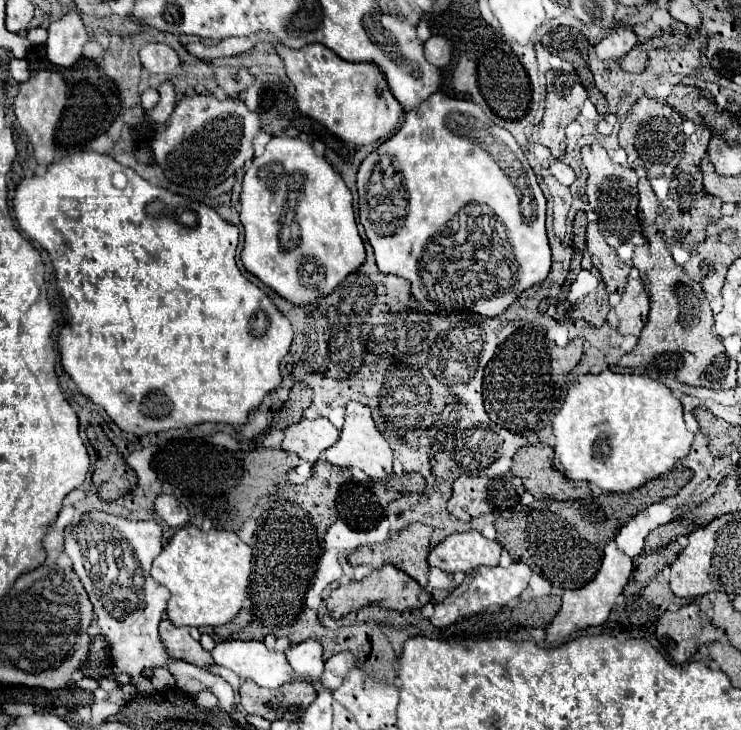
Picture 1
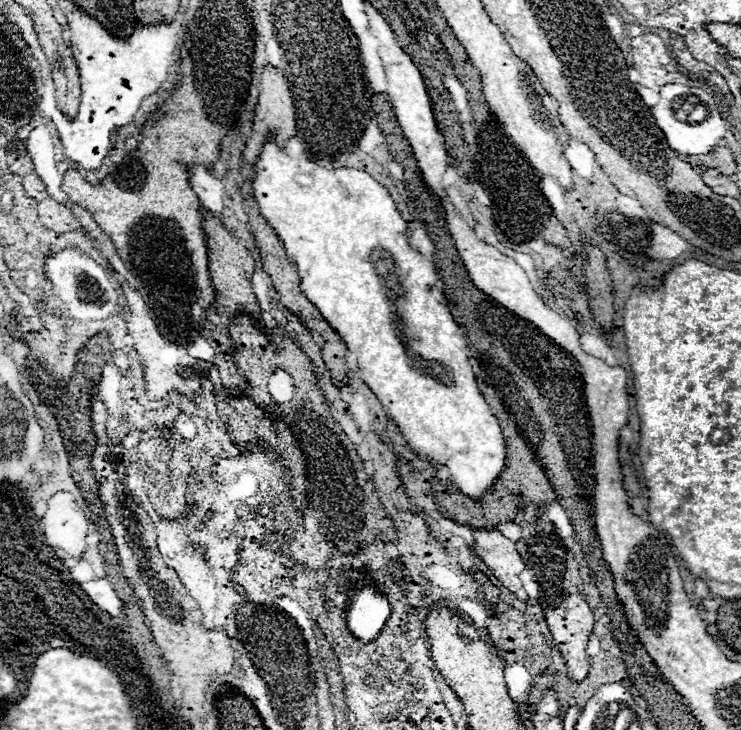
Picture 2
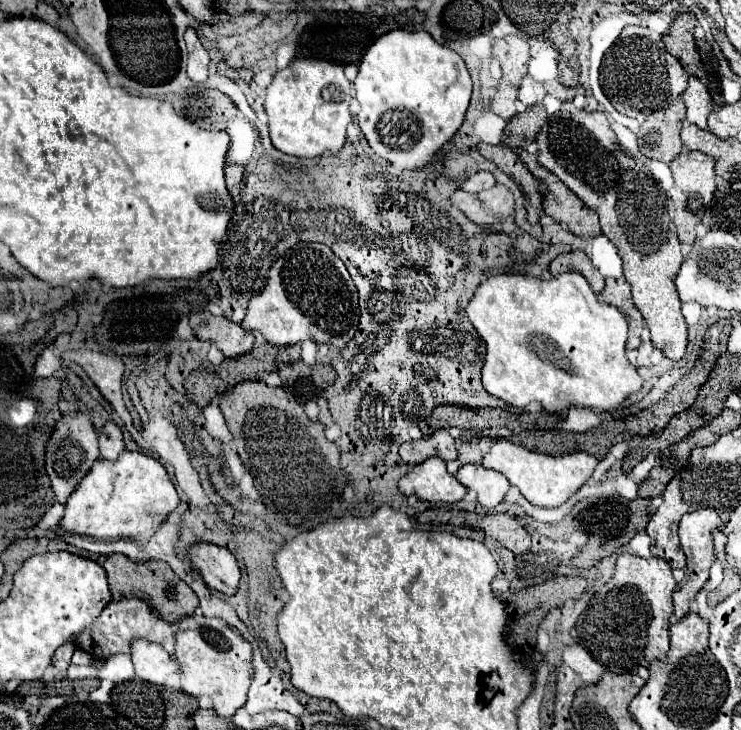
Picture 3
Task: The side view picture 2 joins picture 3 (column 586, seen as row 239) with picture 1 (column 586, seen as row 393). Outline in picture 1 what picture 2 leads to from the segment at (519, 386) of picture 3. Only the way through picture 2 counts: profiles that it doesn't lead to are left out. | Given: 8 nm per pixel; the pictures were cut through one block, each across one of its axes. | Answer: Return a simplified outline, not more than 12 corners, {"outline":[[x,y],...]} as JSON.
{"outline":[[580,374],[554,466],[604,492],[674,468],[694,434],[644,374]]}

